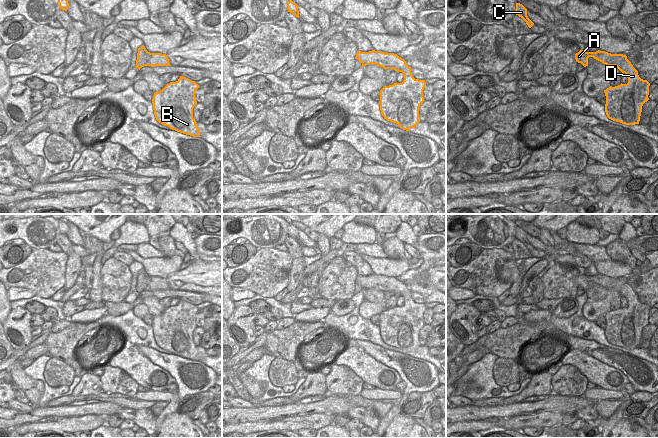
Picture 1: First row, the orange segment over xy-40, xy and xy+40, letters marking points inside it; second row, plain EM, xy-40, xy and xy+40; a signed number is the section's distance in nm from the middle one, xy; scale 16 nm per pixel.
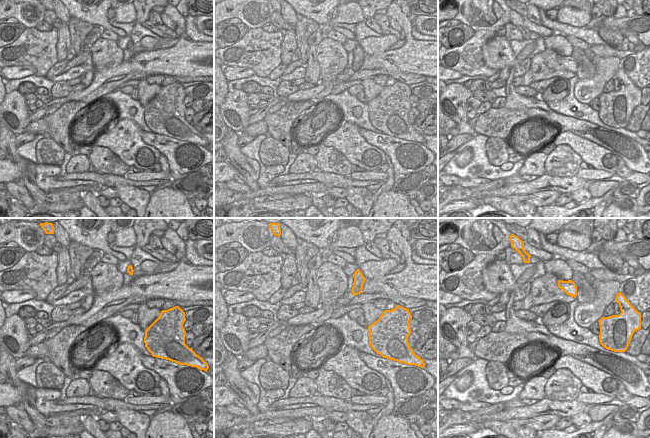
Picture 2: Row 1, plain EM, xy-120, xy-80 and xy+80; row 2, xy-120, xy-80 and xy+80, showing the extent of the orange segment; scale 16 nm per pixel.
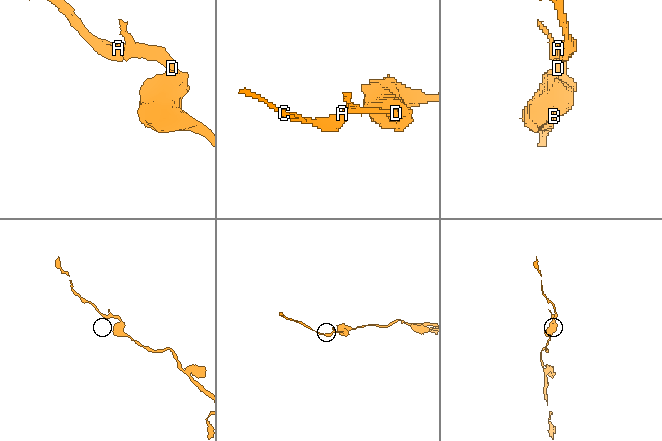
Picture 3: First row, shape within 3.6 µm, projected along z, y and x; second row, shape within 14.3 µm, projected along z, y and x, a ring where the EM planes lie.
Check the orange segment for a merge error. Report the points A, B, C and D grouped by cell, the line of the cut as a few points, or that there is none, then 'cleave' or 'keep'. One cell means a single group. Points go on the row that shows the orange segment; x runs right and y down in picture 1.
A B C D | no cut | keep

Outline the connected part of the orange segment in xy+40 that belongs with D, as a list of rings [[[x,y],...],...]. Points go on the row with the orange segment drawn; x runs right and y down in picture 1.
[[[580,50],[575,54],[575,59],[584,67],[588,66],[588,58],[602,62],[609,66],[617,67],[628,78],[627,84],[607,88],[605,112],[609,119],[625,125],[639,124],[642,106],[649,100],[649,86],[647,80],[639,77],[638,71],[623,54],[611,54],[605,51],[586,52]]]

